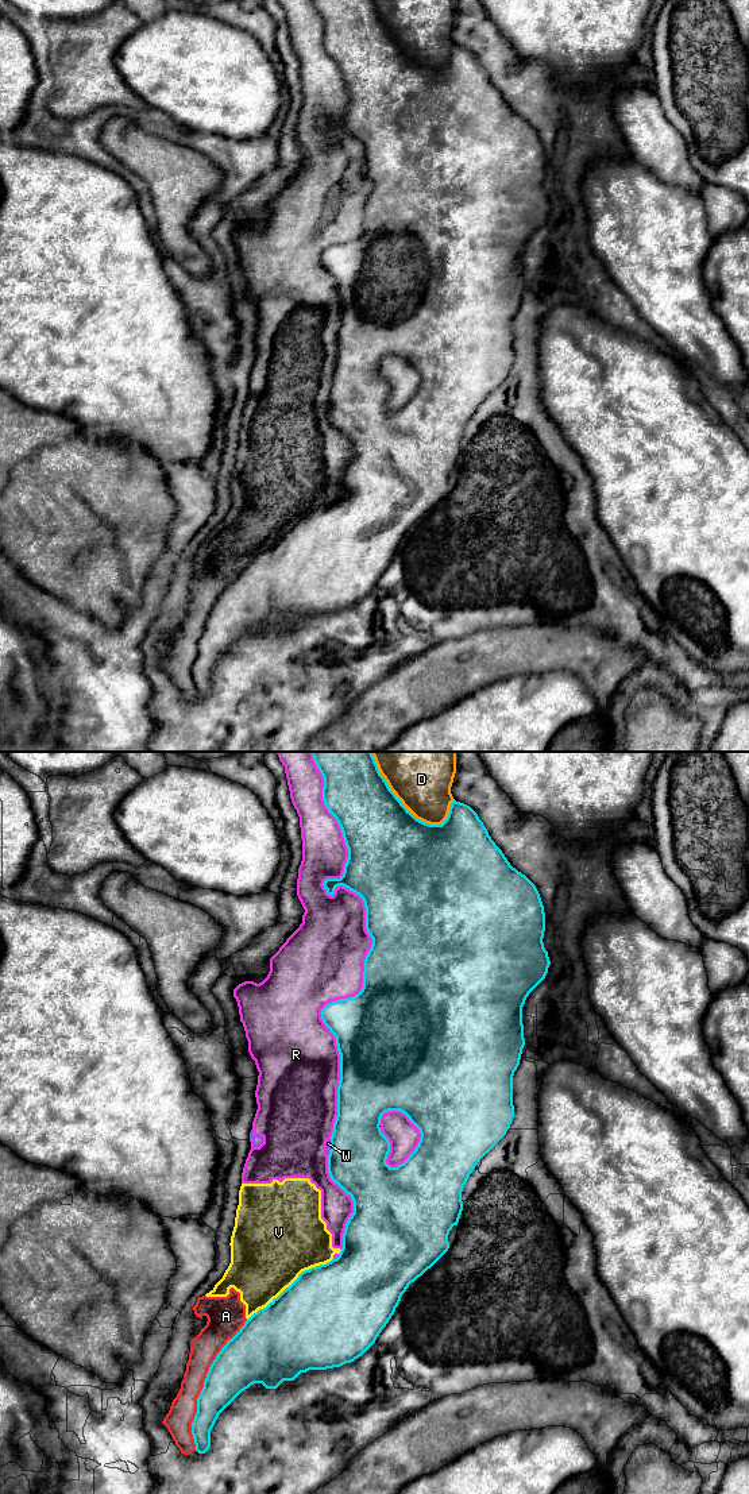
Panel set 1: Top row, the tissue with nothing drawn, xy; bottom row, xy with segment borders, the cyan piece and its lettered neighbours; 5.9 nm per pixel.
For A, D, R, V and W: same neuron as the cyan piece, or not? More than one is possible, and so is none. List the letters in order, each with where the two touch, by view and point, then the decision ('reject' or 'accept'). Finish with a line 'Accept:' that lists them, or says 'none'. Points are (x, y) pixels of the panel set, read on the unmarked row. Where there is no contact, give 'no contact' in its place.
A: meets cyan in xy at (204, 629); reject
D: meets cyan in xy at (401, 46); reject
R: meets cyan in xy at (370, 180); reject
V: meets cyan in xy at (290, 529); reject
W: meets cyan in xy at (331, 392); reject
Accept: none

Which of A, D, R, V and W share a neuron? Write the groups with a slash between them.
A R V W / D

